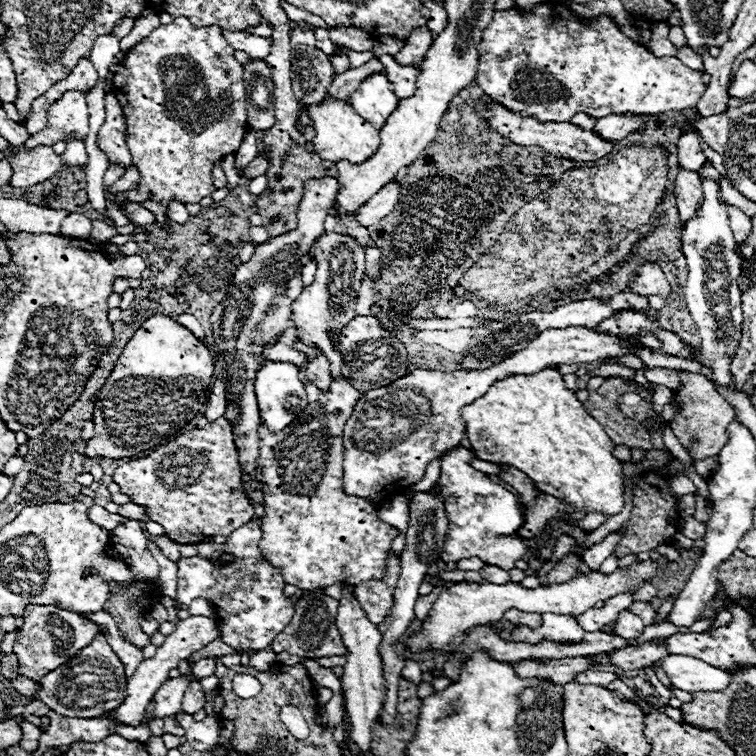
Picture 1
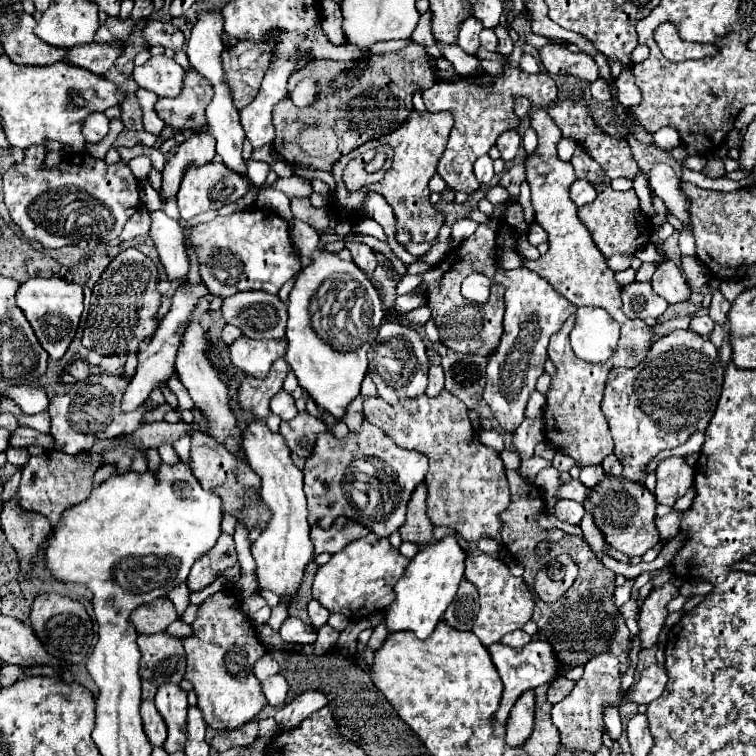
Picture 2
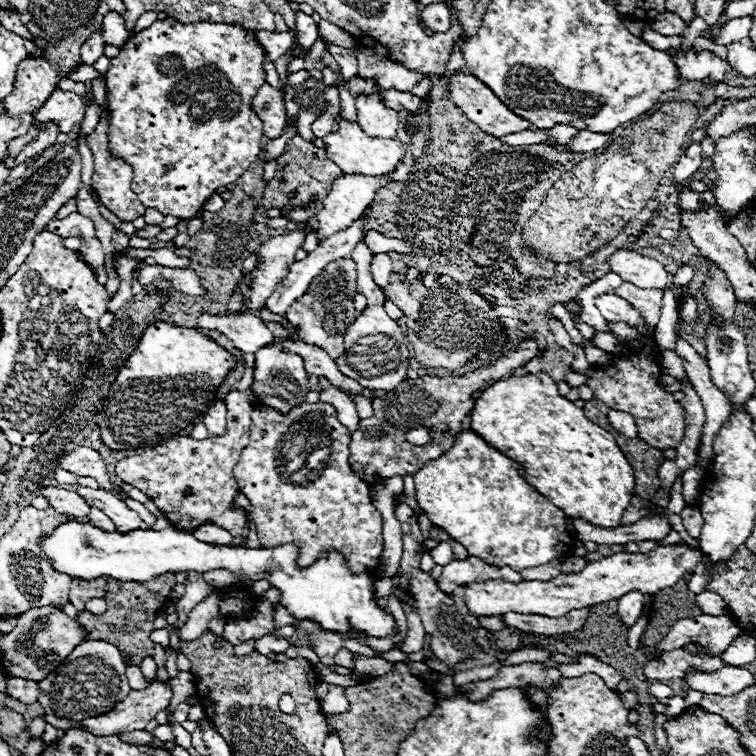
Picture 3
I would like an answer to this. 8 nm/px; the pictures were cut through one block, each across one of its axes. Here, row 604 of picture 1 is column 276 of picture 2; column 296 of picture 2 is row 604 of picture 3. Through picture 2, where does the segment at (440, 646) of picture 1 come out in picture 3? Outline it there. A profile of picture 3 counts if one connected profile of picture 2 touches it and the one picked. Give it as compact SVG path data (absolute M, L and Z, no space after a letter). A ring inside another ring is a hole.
M686 542L670 544L670 546L656 546L646 554L628 554L620 552L610 558L598 560L588 564L584 570L576 574L560 574L548 582L502 582L502 580L488 580L480 584L470 584L464 588L464 600L468 604L470 614L484 616L484 614L542 614L550 618L560 618L568 610L584 608L590 604L606 602L612 598L620 598L630 590L640 590L644 594L656 594L658 590L674 586L686 572L694 572L694 568L704 560L700 546L688 546Z

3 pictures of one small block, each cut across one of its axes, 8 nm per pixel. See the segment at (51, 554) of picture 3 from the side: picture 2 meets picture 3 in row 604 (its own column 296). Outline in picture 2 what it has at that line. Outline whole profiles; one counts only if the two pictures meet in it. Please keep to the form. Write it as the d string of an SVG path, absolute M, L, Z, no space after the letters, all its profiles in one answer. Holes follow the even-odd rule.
M332 258L330 264L310 264L298 274L290 292L288 304L288 352L286 362L298 378L298 386L330 416L342 420L348 404L360 394L360 384L368 370L368 350L376 342L378 326L384 318L384 308L374 284L354 264ZM338 276L356 280L358 284L326 284L328 278Z

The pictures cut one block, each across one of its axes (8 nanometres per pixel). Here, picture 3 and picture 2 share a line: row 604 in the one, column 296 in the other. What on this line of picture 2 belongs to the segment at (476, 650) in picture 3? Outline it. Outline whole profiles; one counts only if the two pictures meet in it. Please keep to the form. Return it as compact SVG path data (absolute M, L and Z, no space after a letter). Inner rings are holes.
M302 412L294 420L280 424L280 434L284 436L288 448L302 460L306 460L310 456L310 452L314 450L316 434L326 432L326 430L328 430L326 424L322 420L310 416L308 412Z

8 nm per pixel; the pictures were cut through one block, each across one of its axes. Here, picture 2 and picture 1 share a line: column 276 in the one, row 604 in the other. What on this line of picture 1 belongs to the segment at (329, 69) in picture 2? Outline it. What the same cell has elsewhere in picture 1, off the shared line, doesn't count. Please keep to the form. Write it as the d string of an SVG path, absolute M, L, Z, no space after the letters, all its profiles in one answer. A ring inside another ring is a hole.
M134 580L132 584L128 584L126 590L122 590L116 582L112 584L114 588L110 588L110 598L104 604L104 610L116 620L118 628L124 632L122 638L138 648L148 646L150 636L142 632L140 618L150 614L152 606L160 598L160 590L154 586L152 580Z

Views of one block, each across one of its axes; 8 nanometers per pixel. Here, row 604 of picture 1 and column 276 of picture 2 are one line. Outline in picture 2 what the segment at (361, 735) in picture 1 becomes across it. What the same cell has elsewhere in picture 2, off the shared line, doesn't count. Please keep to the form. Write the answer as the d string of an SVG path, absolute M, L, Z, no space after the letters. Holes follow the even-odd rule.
M242 336L230 346L230 360L248 376L266 378L270 366L286 354L286 346L286 340L252 340Z

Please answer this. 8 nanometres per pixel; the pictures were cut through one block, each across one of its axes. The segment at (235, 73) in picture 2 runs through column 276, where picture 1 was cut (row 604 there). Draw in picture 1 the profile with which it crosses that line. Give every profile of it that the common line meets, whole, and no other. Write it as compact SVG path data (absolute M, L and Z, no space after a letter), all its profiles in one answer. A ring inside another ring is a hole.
M26 606L24 624L20 626L18 638L14 642L14 654L18 658L18 674L28 676L32 680L40 680L50 670L66 664L70 658L78 654L84 646L88 646L94 636L100 634L100 626L80 616L78 612L60 610L56 606Z

